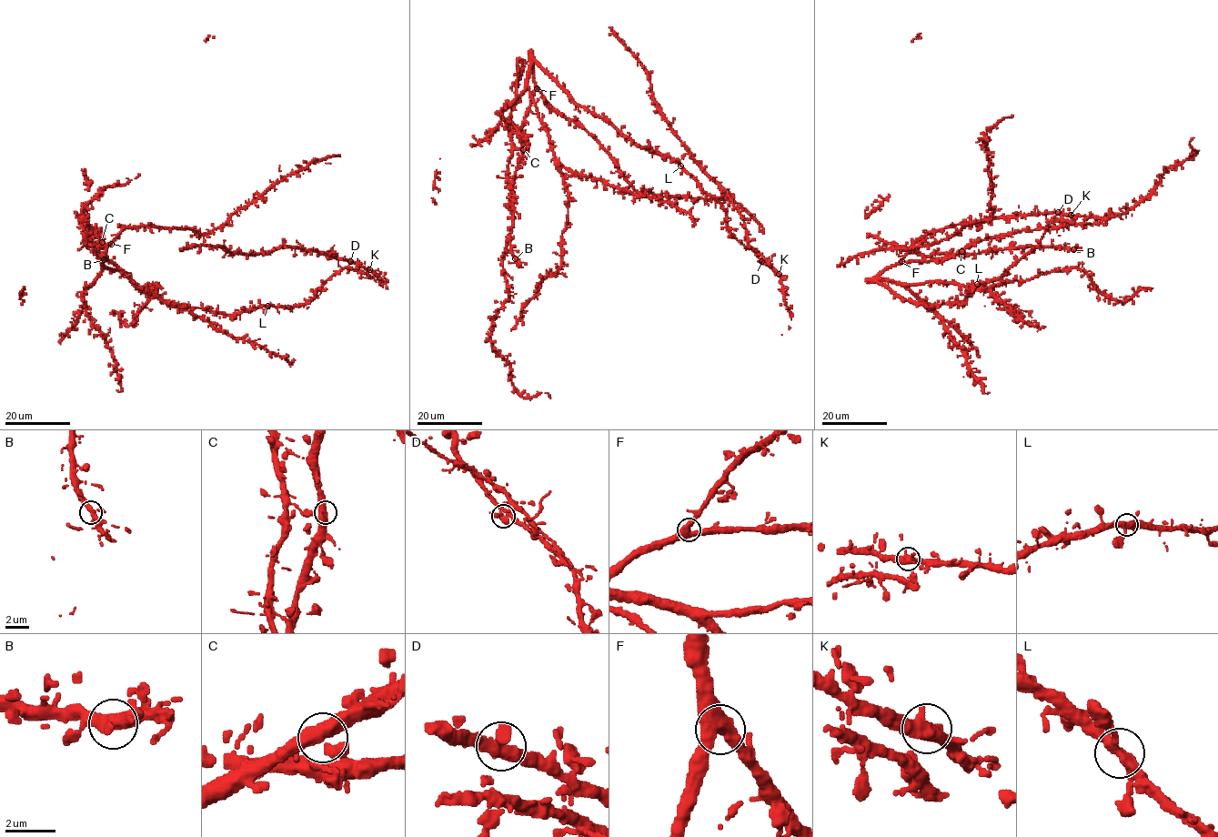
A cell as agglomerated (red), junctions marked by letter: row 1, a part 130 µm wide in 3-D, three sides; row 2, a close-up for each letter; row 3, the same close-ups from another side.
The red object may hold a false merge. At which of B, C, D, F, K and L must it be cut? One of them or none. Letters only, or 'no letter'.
no letter

